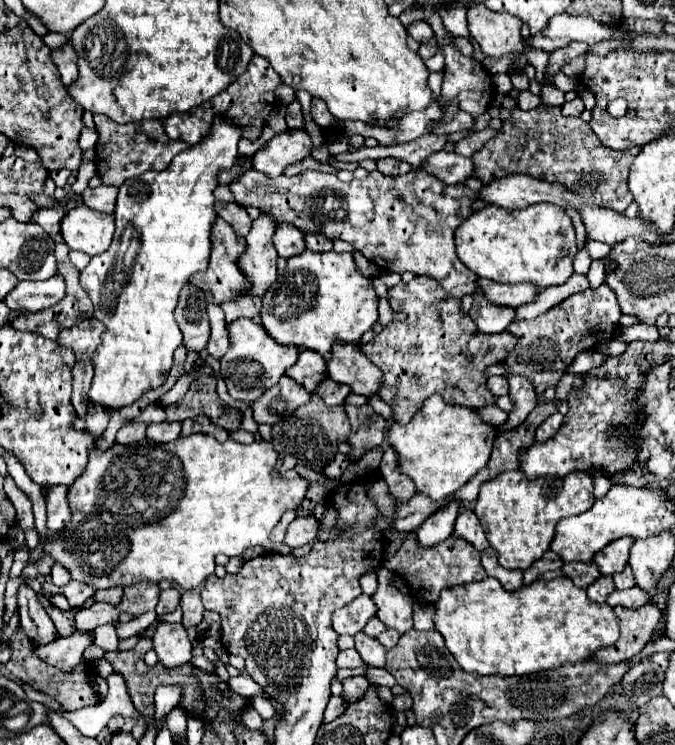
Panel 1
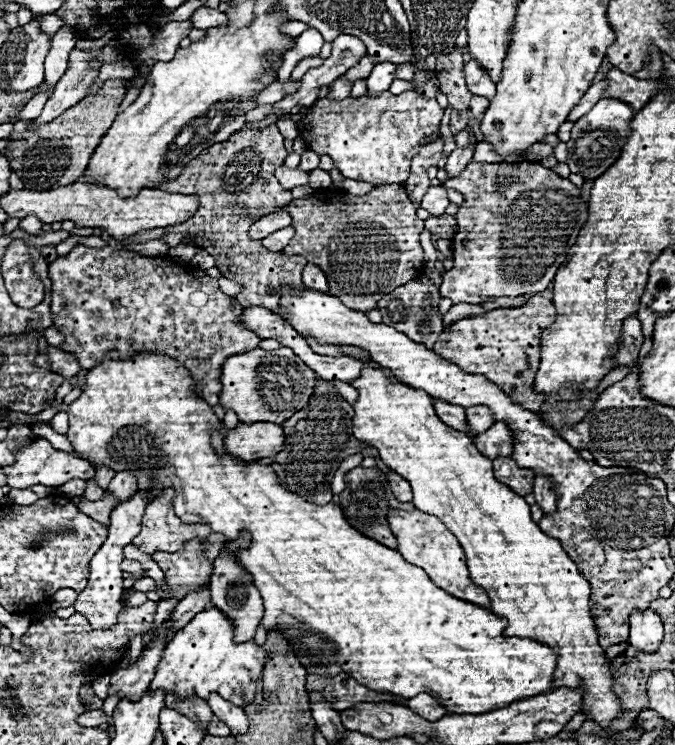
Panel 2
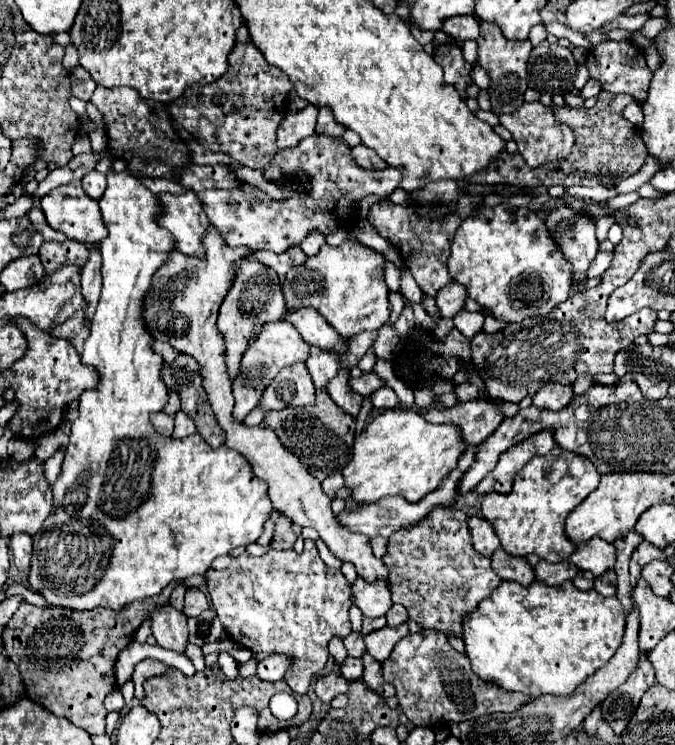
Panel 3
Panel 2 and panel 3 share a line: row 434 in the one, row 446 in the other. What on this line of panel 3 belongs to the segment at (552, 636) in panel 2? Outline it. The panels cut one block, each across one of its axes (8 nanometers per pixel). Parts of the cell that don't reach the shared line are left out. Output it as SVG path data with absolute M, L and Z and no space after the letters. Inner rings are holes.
M406 408L386 410L356 436L354 456L342 470L342 476L358 504L378 502L384 494L400 494L408 502L418 502L434 492L448 472L458 466L466 448L458 426L430 424L422 414Z

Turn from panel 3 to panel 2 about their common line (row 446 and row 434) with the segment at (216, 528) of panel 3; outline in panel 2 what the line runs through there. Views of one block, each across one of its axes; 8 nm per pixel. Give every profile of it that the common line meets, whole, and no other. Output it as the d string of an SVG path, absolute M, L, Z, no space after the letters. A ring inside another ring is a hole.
M108 352L102 360L102 364L96 364L92 370L88 370L84 384L80 386L82 394L68 406L68 420L70 420L70 430L68 430L68 440L72 444L72 448L80 454L84 454L94 468L100 466L108 466L114 472L134 472L138 488L144 490L146 502L150 504L152 500L158 498L158 494L162 494L166 488L174 490L174 498L172 498L172 508L174 514L184 522L184 524L206 524L212 528L212 532L224 534L224 548L226 544L234 542L238 538L238 534L242 532L250 532L252 534L252 542L248 544L248 548L238 550L236 552L236 560L240 564L244 564L246 572L250 572L254 586L258 588L262 600L264 600L264 618L262 618L262 626L266 632L270 630L278 630L290 644L290 648L294 648L294 652L298 652L298 660L300 664L306 668L308 674L318 674L318 676L336 676L340 672L352 676L354 680L358 680L358 684L364 684L370 690L378 690L378 692L392 692L398 694L402 698L414 698L420 692L428 692L432 694L448 712L454 714L484 714L502 706L508 706L516 700L528 698L528 696L536 696L542 694L546 690L552 688L552 672L554 672L554 664L556 664L556 654L552 648L528 640L528 638L512 638L512 636L504 636L506 630L506 618L500 618L496 614L492 614L488 608L480 608L474 606L470 602L464 602L460 598L454 598L450 594L446 594L442 588L438 588L422 568L408 564L402 554L398 554L392 548L386 548L384 544L378 544L376 540L370 540L368 536L362 536L356 528L352 528L348 524L348 520L342 516L342 508L336 502L330 504L310 504L308 500L302 500L302 496L294 496L292 492L288 492L286 488L280 486L272 466L268 464L260 464L260 460L238 460L234 456L228 454L228 450L224 448L222 456L214 452L214 446L210 444L210 432L214 428L222 430L222 440L226 440L226 432L230 432L230 428L224 426L224 422L216 416L214 408L210 404L206 404L202 400L202 396L196 390L196 384L190 376L190 372L186 368L182 368L182 364L176 360L170 360L168 356L158 356L154 352L140 352L138 356L130 356L130 360L120 360L116 352Z

